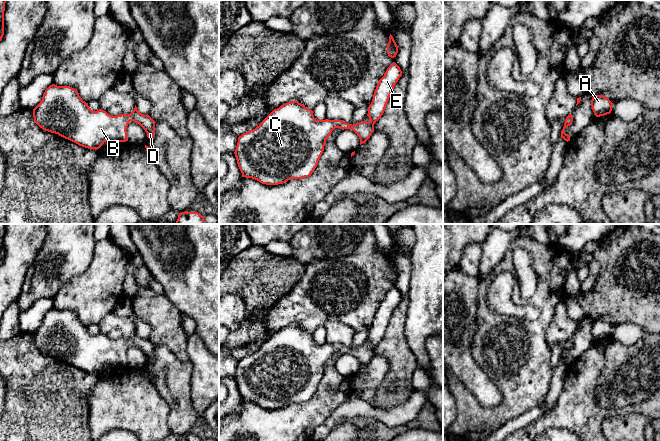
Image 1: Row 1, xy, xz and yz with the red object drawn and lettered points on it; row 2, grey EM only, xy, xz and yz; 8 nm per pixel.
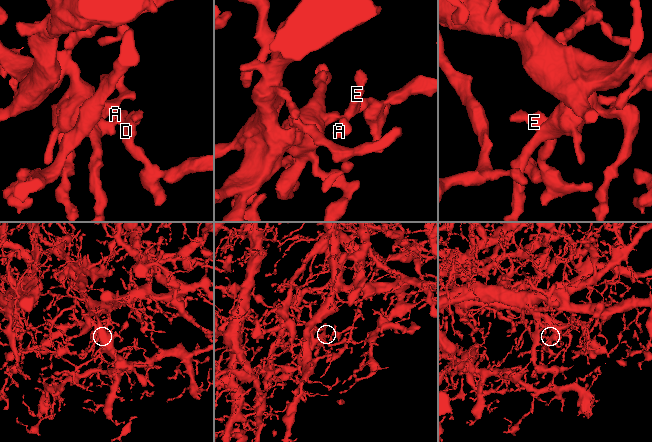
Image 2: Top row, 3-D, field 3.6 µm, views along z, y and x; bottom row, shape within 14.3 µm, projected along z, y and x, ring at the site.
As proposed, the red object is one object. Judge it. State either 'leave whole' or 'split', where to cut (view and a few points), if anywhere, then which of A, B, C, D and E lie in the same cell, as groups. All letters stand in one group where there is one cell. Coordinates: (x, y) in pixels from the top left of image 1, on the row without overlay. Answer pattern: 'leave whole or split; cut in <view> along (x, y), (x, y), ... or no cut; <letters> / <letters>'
leave whole; no cut; A B C D E

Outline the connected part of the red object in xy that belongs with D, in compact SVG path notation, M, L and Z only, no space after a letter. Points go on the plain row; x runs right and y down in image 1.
M55 308L50 309L45 314L41 326L33 333L33 341L34 346L43 354L58 358L59 360L88 373L97 374L104 368L105 365L113 367L128 365L126 353L130 345L134 345L139 348L145 354L149 363L152 363L155 359L156 346L148 338L144 339L140 337L137 334L136 329L134 334L128 339L121 338L112 340L102 333L92 335L89 332L88 327L83 325L79 320L78 315L70 310L57 310Z

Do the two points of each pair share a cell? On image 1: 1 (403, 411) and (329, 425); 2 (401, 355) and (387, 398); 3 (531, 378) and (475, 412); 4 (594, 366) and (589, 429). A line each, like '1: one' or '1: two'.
1: one
2: one
3: one
4: one

